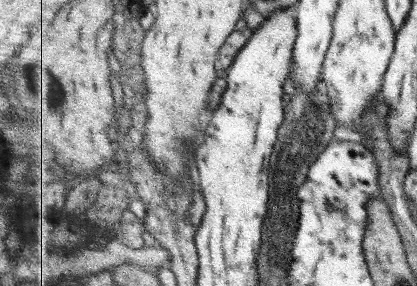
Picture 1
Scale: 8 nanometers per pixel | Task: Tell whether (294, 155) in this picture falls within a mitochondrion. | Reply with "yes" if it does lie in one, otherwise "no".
yes

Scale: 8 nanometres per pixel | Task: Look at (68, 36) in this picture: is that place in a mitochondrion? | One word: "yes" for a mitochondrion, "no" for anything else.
no

